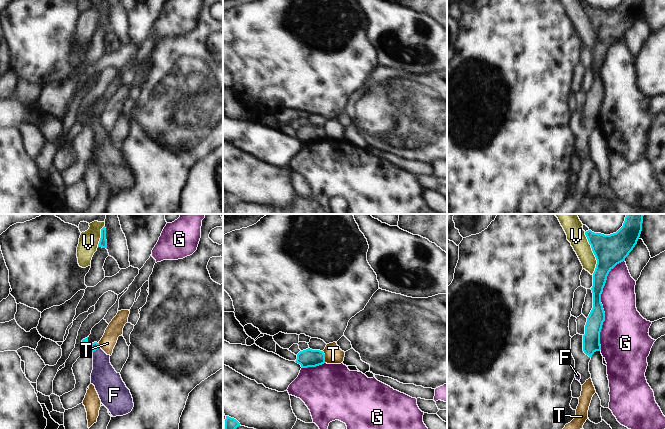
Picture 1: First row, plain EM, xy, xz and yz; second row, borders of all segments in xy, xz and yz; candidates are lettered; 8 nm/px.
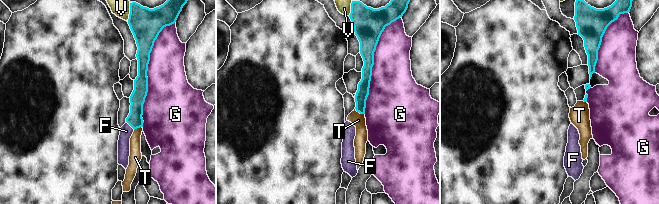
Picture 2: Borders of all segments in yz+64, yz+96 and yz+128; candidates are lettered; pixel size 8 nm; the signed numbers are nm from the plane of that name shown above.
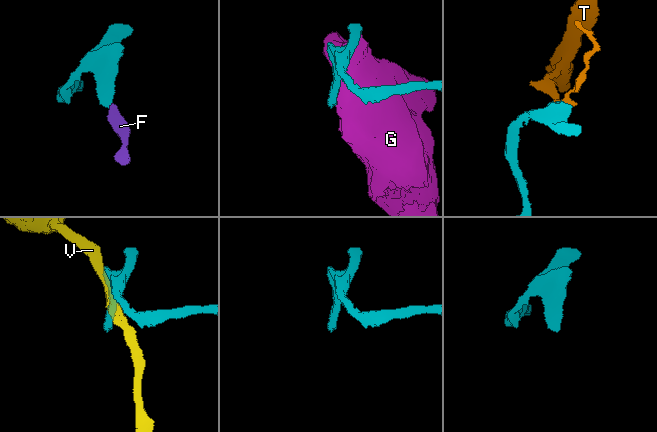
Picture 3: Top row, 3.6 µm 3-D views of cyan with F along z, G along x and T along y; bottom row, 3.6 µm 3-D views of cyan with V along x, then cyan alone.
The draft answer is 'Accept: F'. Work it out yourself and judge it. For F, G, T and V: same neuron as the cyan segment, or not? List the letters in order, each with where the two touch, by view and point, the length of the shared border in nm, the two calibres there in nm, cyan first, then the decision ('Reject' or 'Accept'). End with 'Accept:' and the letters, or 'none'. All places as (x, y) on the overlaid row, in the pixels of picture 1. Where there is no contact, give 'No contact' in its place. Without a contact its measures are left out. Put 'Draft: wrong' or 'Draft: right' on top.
Draft: right
F: Touches cyan at xy (96, 349). Shared border 80 nm. Thickness 70 nm (cyan) against 200 nm. Accept
G: Touches cyan at yz (601, 303). Shared border 750 nm. Thickness 130 nm (cyan) against 320 nm. Reject
T: Touches cyan at xz (324, 357). Shared border 100 nm. Thickness 140 nm (cyan) against 140 nm. Reject
V: Touches cyan at yz (593, 252). Shared border 360 nm. Thickness 260 nm (cyan) against 150 nm. Reject
Accept: F

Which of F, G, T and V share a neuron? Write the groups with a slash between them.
F / G / T / V

